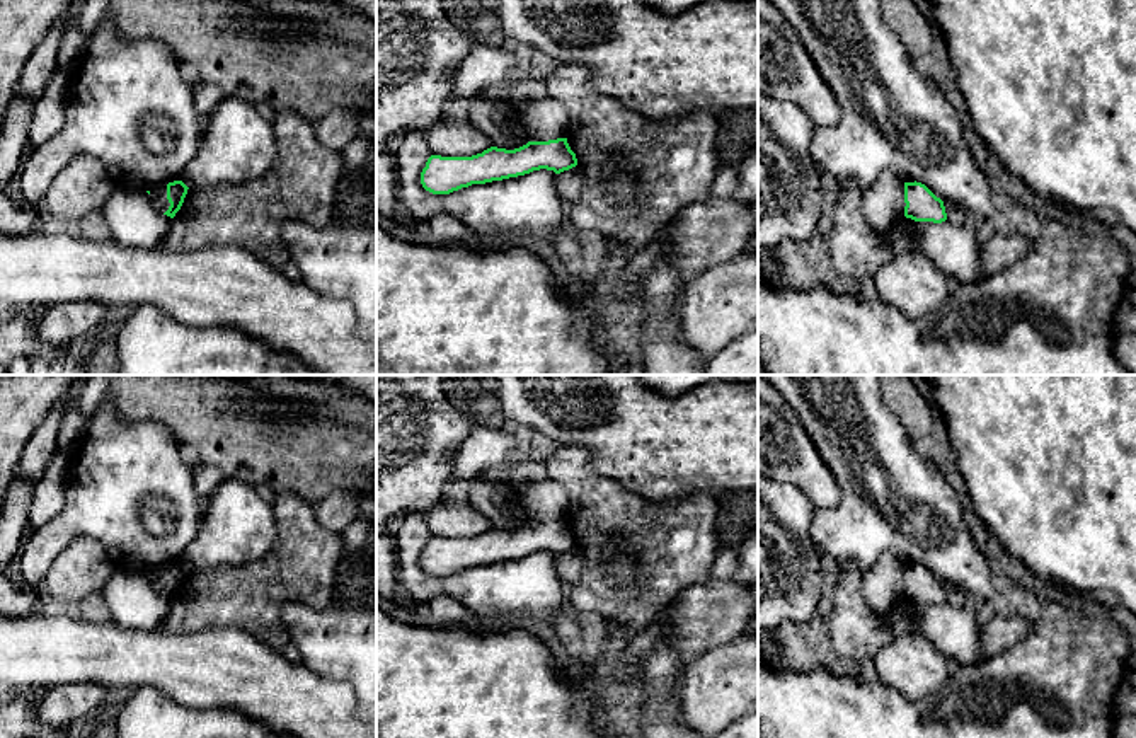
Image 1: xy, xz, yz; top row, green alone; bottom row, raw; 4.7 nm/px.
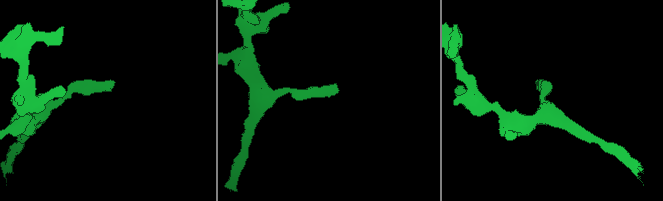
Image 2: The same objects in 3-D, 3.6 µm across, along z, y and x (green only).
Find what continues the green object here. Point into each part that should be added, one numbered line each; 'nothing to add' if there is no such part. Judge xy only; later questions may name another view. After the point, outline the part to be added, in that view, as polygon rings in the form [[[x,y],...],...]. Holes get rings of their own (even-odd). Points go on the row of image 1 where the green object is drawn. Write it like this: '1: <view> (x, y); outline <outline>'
nothing to add

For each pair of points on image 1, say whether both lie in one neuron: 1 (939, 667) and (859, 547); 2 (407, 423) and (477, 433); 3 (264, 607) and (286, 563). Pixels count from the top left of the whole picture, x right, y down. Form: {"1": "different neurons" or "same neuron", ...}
{"1": "different neurons", "2": "different neurons", "3": "same neuron"}

